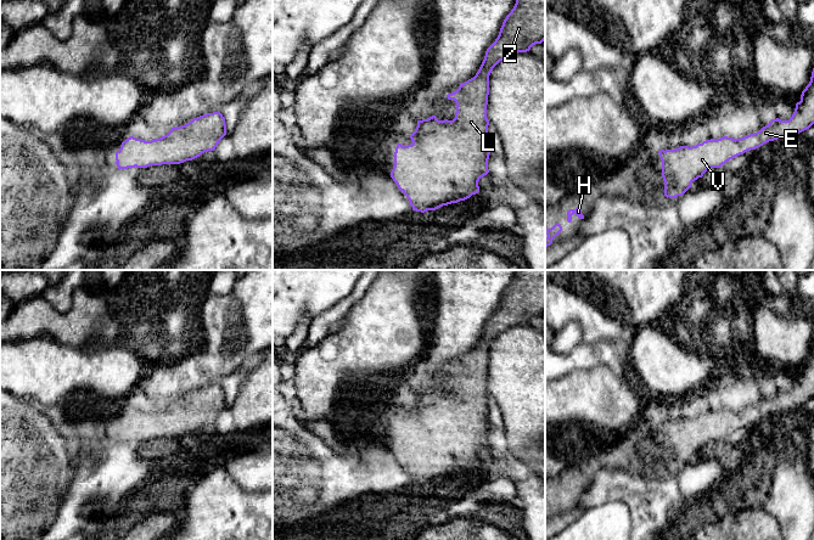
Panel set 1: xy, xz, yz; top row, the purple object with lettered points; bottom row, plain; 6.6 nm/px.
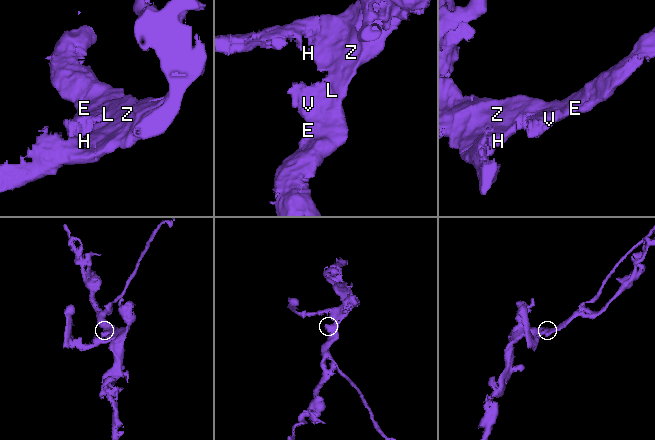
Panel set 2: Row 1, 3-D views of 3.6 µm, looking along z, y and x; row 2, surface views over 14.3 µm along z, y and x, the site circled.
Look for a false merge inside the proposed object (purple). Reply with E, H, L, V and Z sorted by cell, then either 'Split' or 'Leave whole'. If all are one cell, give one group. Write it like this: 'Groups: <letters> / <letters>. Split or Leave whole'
Groups: E H L V Z. Leave whole

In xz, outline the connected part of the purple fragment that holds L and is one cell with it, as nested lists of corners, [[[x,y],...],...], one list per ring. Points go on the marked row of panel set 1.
[[[516,0],[506,16],[495,41],[487,49],[484,60],[476,75],[448,94],[456,102],[453,120],[438,120],[436,116],[417,120],[410,135],[411,145],[398,144],[394,152],[394,167],[391,178],[409,199],[412,210],[425,213],[443,206],[457,203],[479,192],[478,181],[489,173],[487,105],[489,75],[503,60],[518,52],[527,52],[545,40],[545,0]]]

